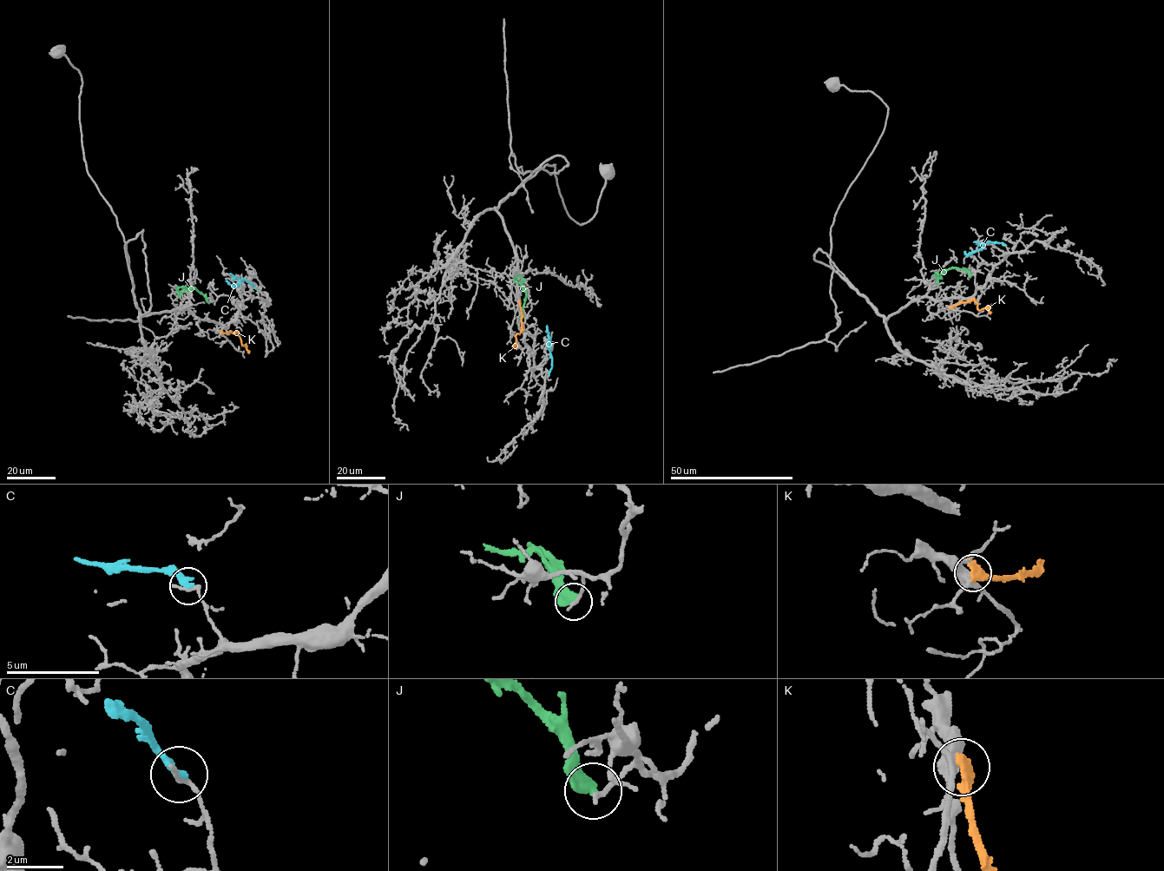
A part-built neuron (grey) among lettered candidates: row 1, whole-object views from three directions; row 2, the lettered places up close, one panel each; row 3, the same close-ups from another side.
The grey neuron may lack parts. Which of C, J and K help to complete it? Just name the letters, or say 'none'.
none

